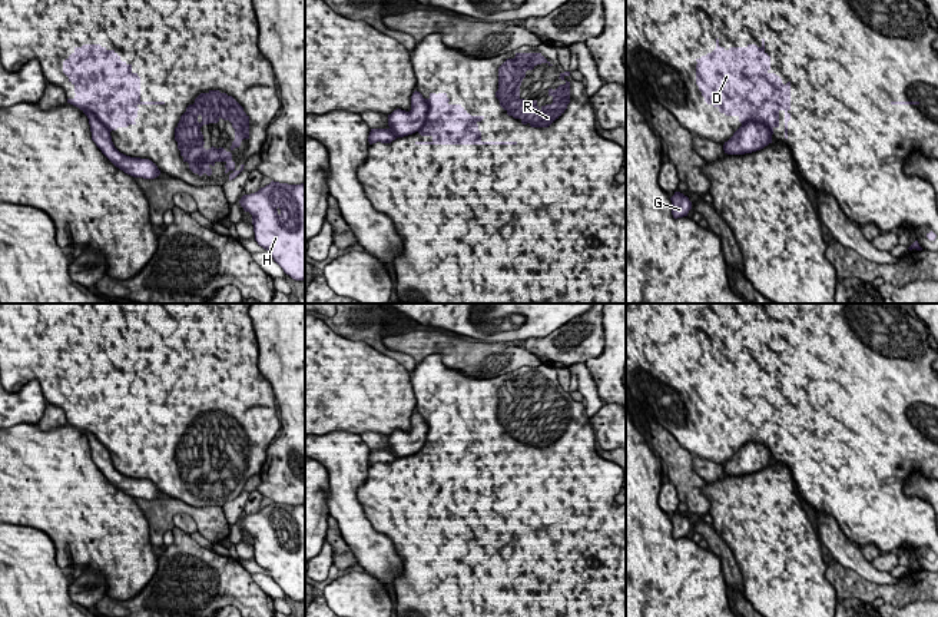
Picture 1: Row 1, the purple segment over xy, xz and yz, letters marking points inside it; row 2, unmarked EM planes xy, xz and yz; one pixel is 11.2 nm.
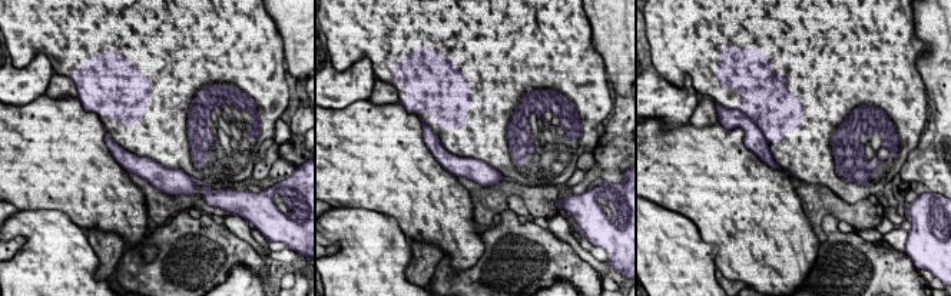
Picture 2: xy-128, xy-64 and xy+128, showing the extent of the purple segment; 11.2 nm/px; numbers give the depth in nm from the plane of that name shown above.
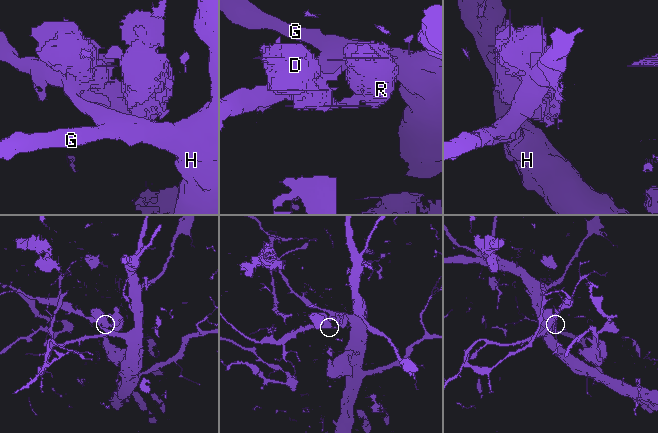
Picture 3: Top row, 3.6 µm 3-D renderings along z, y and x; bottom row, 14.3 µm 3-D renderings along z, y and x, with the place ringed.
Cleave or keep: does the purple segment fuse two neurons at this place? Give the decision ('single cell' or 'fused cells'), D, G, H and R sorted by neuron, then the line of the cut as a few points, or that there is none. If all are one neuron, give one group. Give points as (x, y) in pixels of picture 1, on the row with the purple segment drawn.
fused cells; D R / G H; cut in yz along (742, 123), (751, 120), (762, 122), (772, 133)

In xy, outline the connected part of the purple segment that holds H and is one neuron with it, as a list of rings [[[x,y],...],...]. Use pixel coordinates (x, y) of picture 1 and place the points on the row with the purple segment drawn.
[[[271,182],[239,200],[252,215],[255,241],[295,281],[305,279],[305,182]]]

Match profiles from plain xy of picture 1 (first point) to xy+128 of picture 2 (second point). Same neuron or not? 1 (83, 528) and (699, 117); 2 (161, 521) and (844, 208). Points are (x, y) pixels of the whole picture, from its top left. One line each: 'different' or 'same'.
1: different
2: same

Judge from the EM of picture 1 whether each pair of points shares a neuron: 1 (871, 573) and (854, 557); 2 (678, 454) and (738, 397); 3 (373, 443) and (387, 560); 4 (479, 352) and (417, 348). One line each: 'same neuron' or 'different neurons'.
1: same neuron
2: different neurons
3: different neurons
4: same neuron

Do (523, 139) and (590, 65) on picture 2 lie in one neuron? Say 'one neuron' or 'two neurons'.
one neuron

